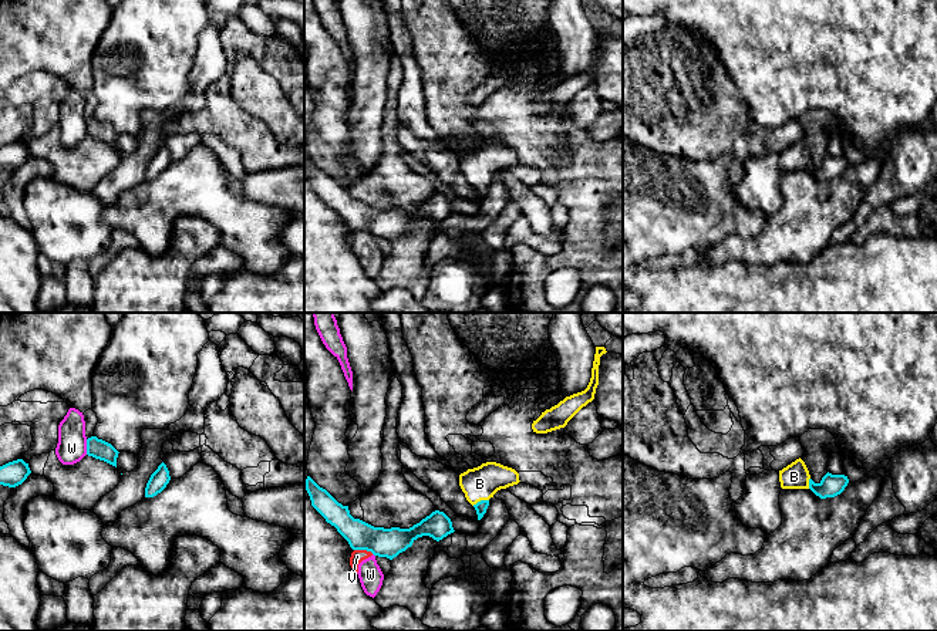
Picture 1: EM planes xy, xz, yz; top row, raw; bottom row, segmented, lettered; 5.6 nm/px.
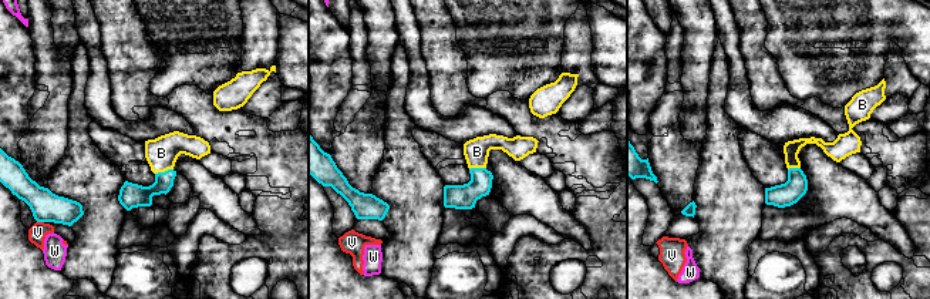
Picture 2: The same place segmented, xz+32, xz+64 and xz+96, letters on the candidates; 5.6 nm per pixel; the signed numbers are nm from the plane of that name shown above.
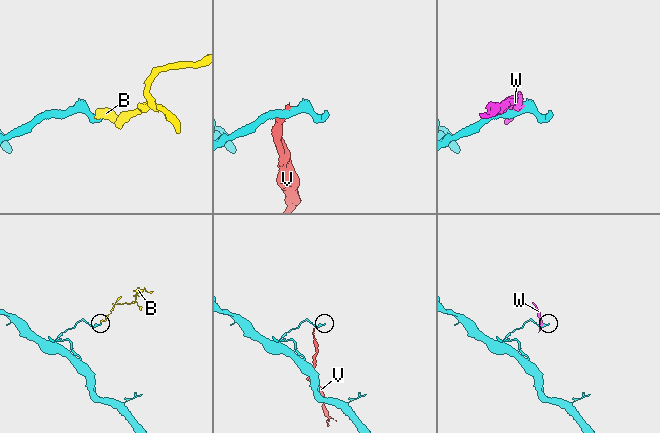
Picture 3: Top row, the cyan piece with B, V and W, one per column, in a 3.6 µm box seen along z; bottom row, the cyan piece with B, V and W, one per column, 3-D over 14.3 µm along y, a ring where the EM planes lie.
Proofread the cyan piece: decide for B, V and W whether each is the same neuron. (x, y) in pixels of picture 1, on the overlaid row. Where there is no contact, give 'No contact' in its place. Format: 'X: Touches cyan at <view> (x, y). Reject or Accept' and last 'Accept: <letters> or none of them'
B: Touches cyan at xz (481, 500). Accept
V: Touches cyan at xz (364, 549). Reject
W: Touches cyan at xy (87, 446). Reject
Accept: B

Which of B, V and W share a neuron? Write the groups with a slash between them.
B / V W

